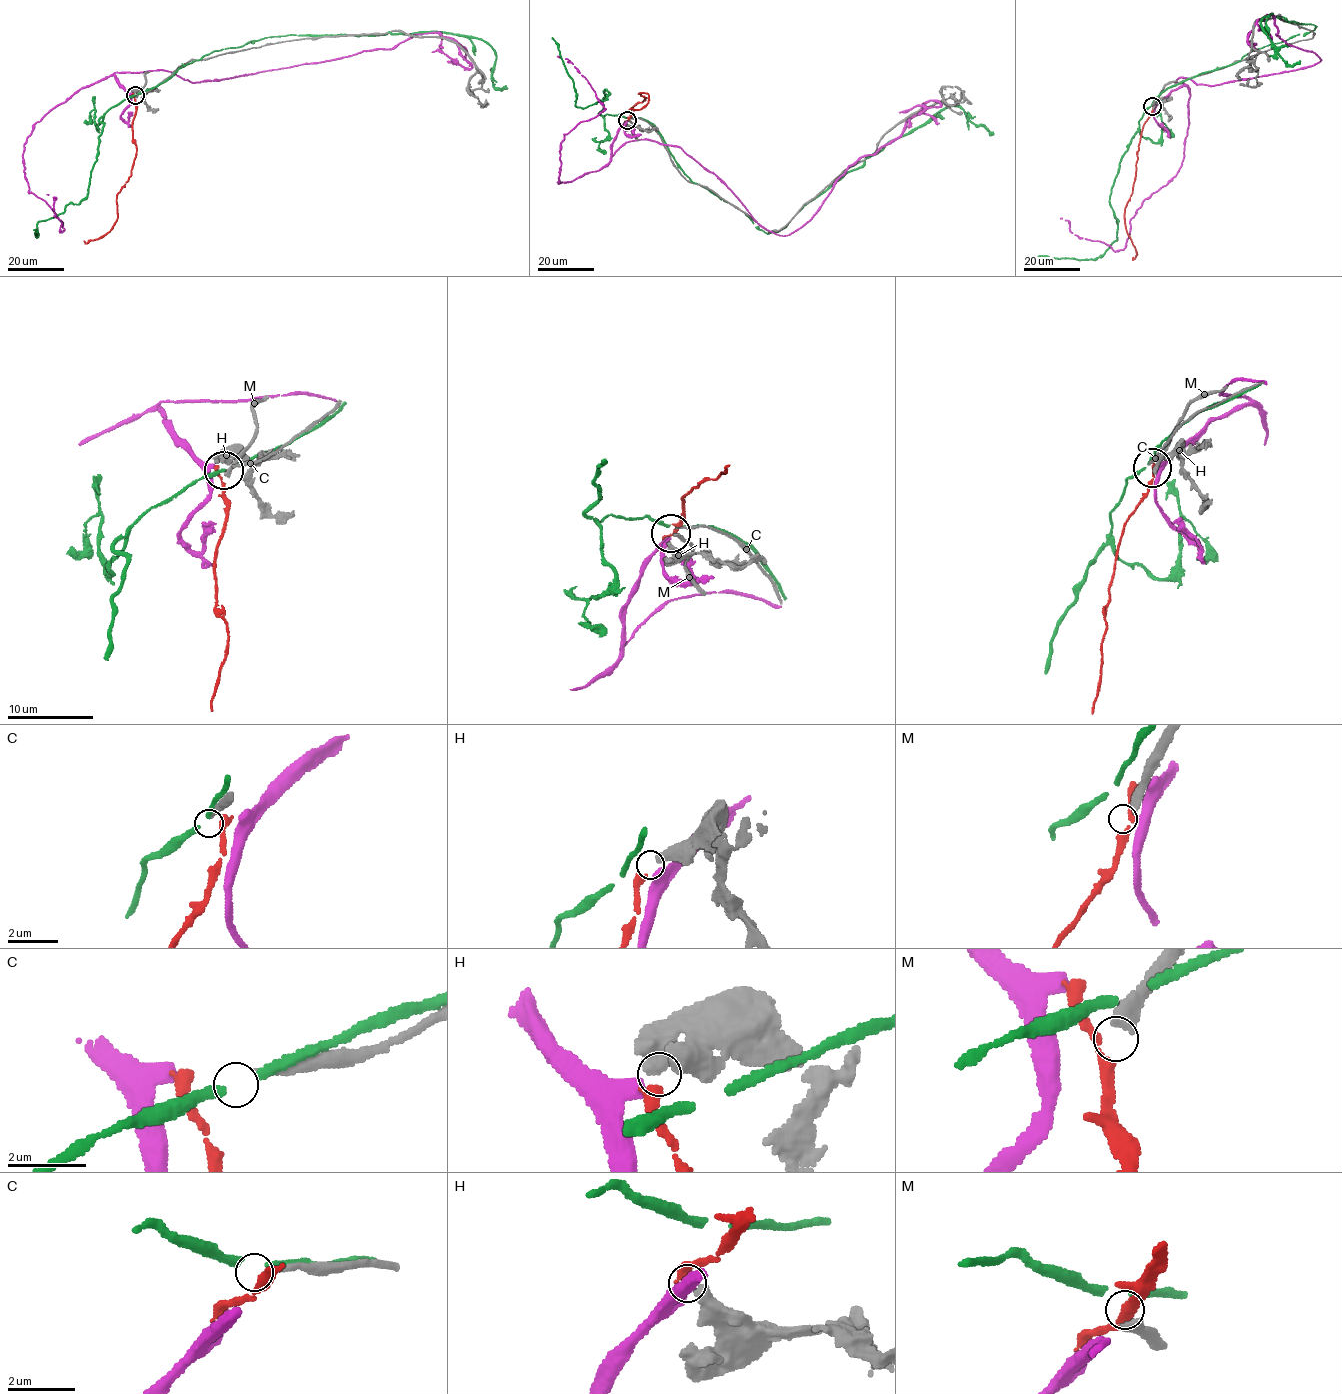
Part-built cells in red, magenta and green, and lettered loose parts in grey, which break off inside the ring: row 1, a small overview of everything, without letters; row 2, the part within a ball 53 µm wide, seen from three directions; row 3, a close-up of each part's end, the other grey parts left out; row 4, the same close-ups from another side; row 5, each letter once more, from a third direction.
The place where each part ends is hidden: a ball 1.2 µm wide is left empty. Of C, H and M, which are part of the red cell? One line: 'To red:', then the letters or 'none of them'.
To red: none of them

